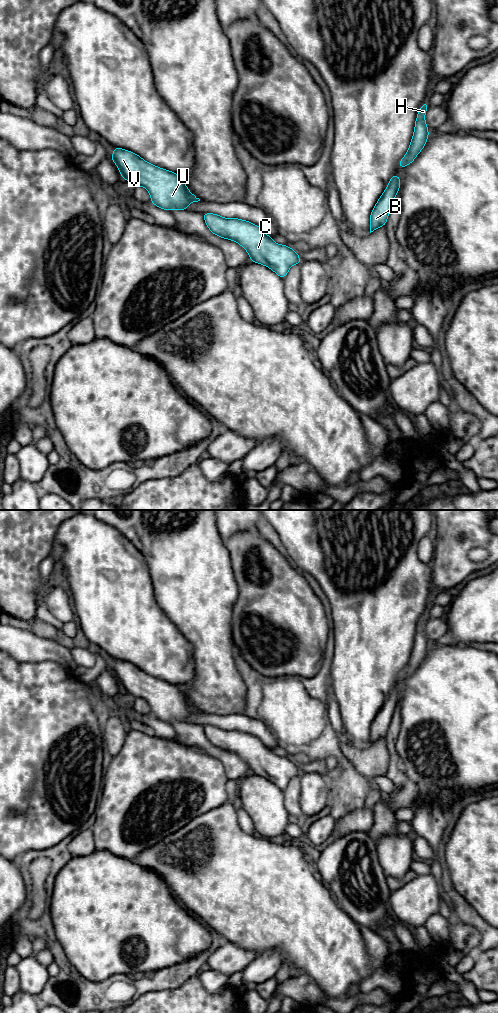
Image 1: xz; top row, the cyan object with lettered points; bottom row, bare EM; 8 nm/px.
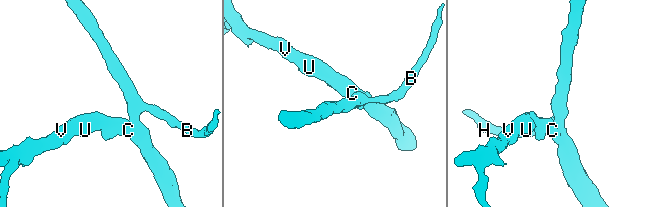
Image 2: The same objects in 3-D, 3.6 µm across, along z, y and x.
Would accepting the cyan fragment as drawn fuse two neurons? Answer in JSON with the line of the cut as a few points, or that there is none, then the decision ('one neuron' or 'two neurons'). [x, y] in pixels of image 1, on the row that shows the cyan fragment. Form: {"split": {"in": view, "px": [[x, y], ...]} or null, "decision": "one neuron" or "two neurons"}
{"split": null, "decision": "one neuron"}

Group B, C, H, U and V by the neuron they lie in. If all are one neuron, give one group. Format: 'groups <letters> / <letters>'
groups B C H U V

